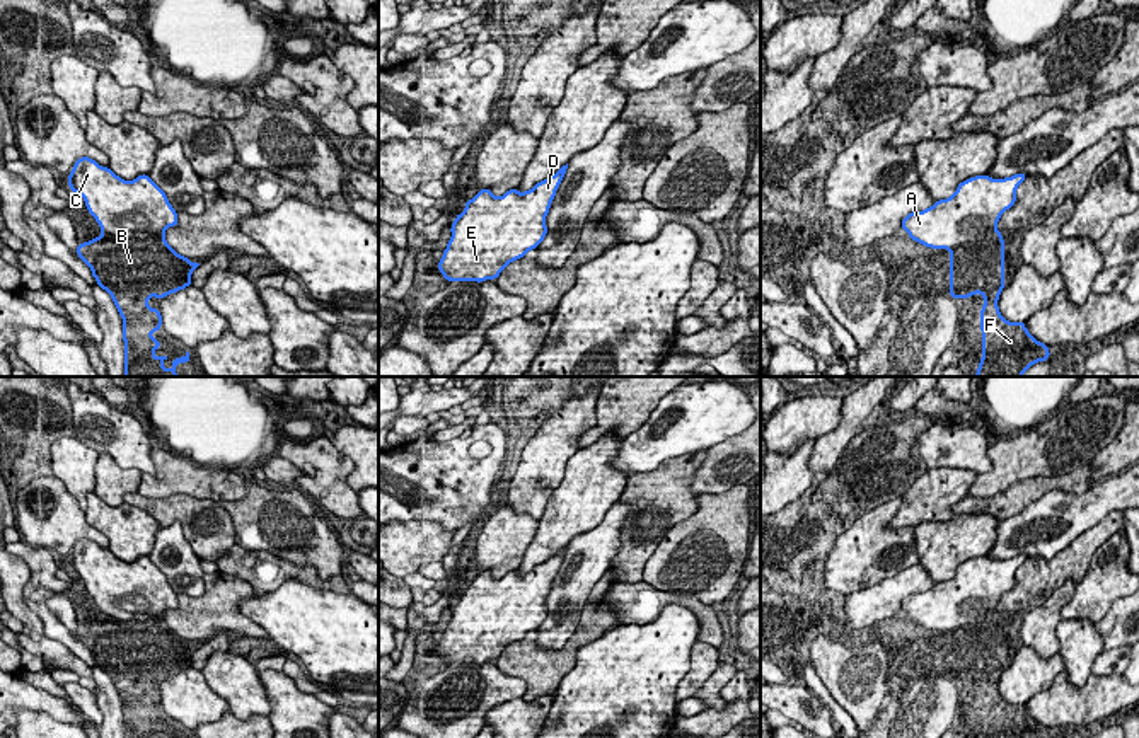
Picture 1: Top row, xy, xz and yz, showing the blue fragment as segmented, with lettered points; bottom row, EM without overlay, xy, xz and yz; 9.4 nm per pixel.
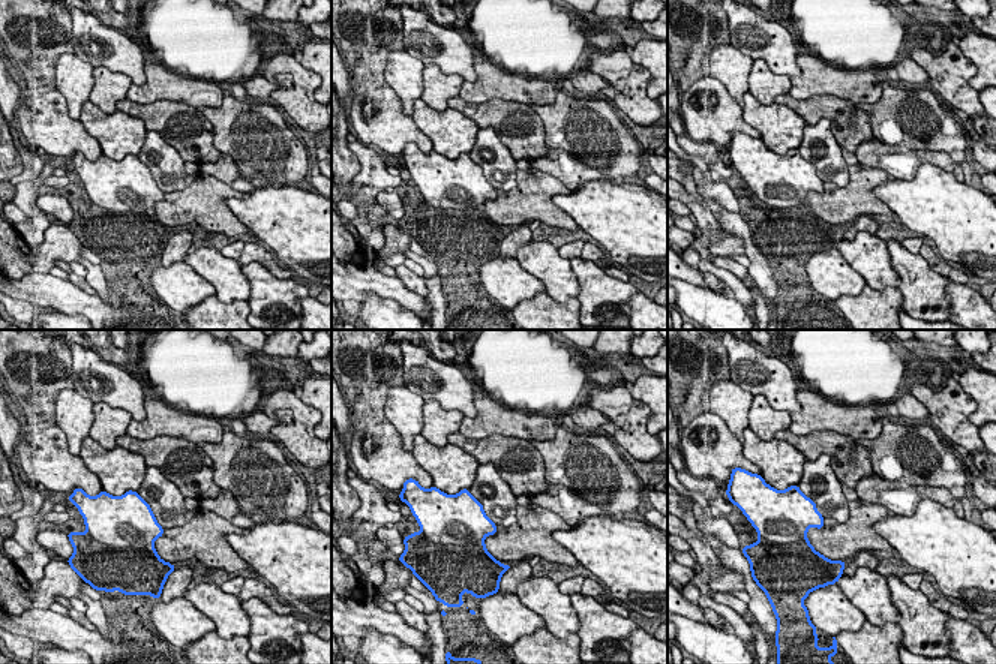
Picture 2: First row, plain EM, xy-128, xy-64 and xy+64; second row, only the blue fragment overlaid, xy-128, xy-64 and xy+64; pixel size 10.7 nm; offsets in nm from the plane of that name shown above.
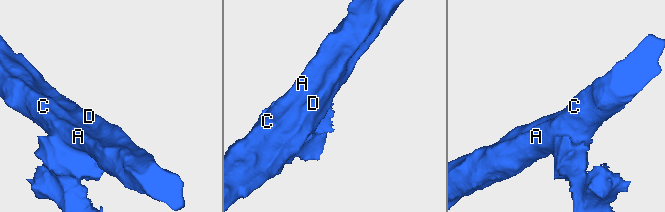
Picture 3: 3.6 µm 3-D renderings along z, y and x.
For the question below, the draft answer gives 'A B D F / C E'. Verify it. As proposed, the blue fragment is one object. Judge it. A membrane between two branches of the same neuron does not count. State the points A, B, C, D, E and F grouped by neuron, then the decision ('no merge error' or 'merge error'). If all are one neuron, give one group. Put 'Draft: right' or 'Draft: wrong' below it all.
A B C D E F | no merge error
Draft: wrong

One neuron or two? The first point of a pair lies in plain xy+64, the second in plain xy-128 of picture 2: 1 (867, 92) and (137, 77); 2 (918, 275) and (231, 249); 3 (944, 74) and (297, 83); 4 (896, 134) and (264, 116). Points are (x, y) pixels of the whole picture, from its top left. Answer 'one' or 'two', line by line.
1: two
2: two
3: one
4: one

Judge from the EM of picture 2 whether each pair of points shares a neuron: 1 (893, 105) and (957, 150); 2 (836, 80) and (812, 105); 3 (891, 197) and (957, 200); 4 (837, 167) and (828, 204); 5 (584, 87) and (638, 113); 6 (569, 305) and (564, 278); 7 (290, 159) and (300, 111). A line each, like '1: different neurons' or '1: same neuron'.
1: same neuron
2: different neurons
3: same neuron
4: different neurons
5: different neurons
6: different neurons
7: different neurons

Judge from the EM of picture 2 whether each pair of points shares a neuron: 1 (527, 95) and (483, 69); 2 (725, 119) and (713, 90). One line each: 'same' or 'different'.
1: same
2: same

